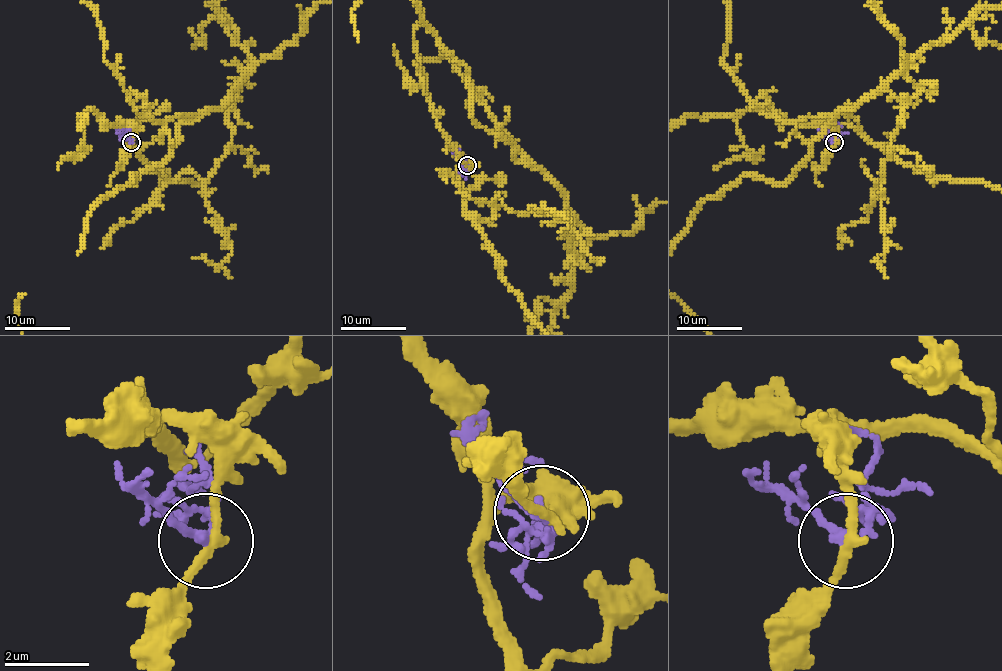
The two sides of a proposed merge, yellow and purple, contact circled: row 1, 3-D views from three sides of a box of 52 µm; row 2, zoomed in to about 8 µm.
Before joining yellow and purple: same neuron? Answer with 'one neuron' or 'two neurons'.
two neurons

